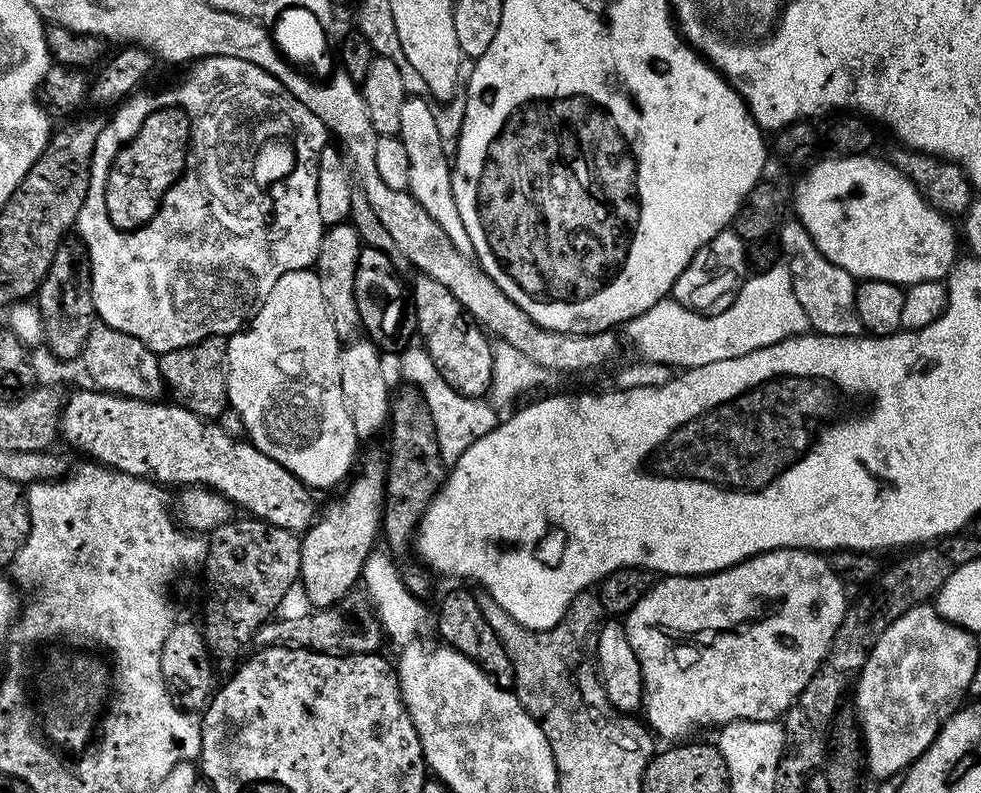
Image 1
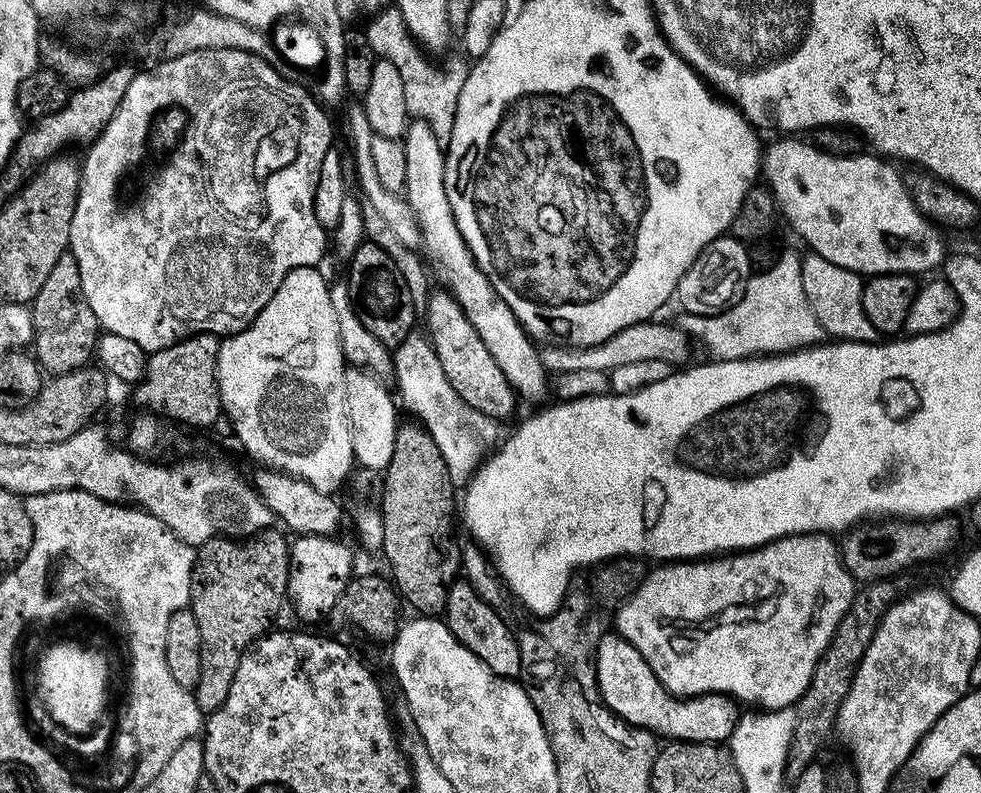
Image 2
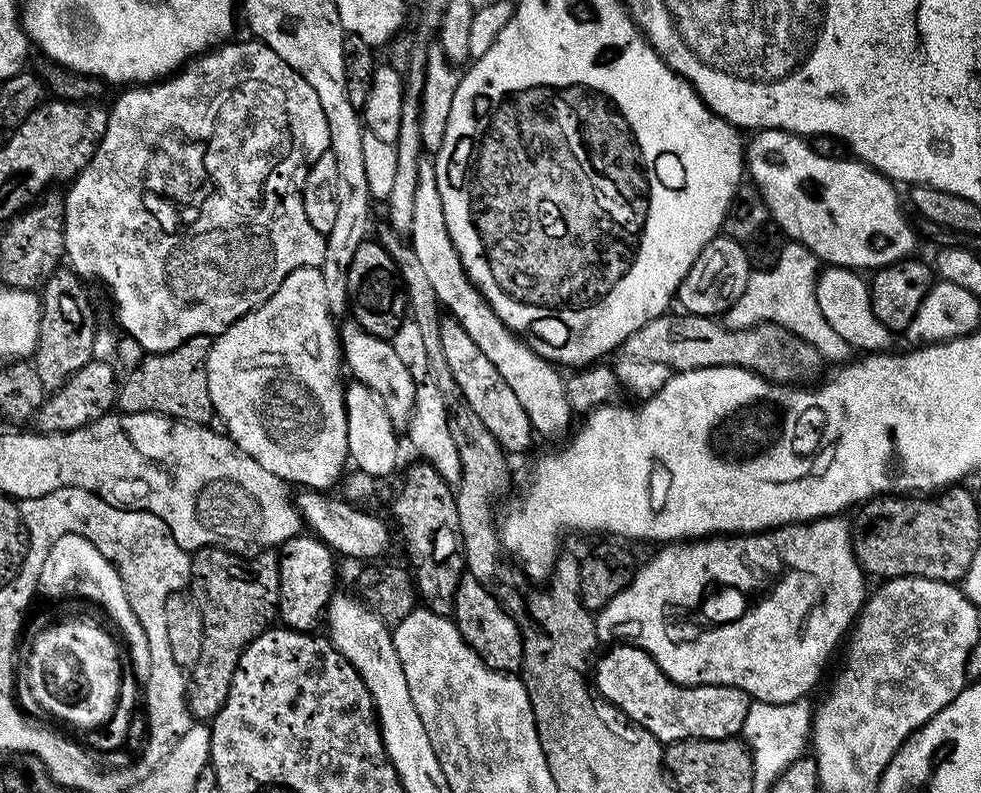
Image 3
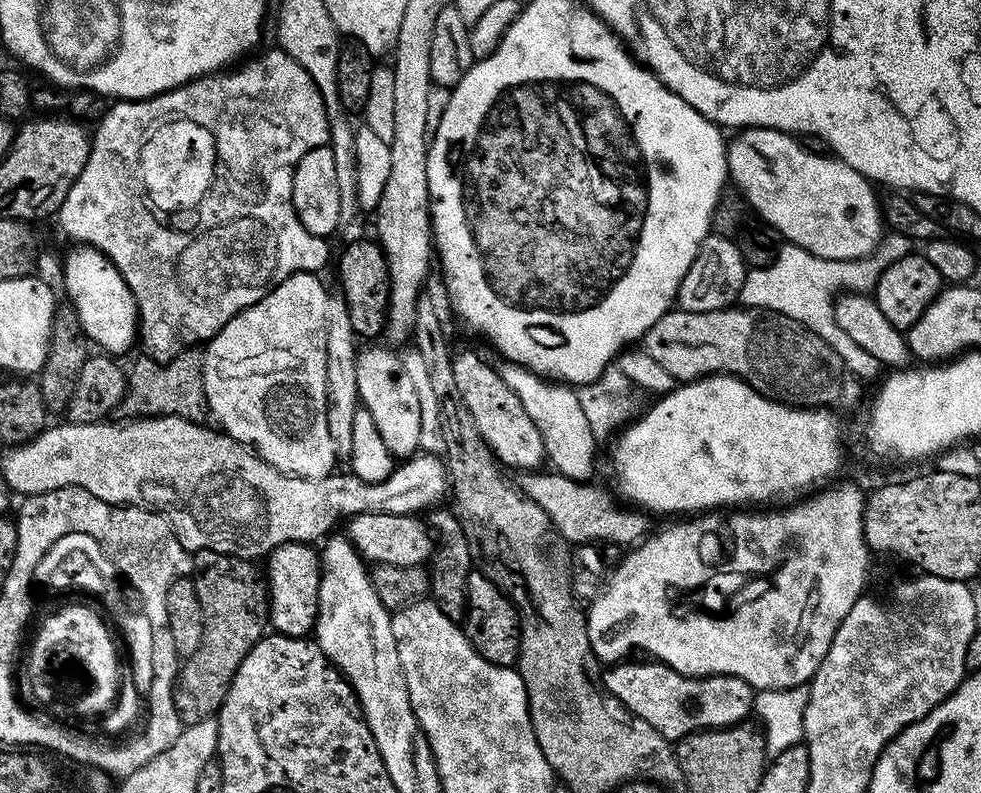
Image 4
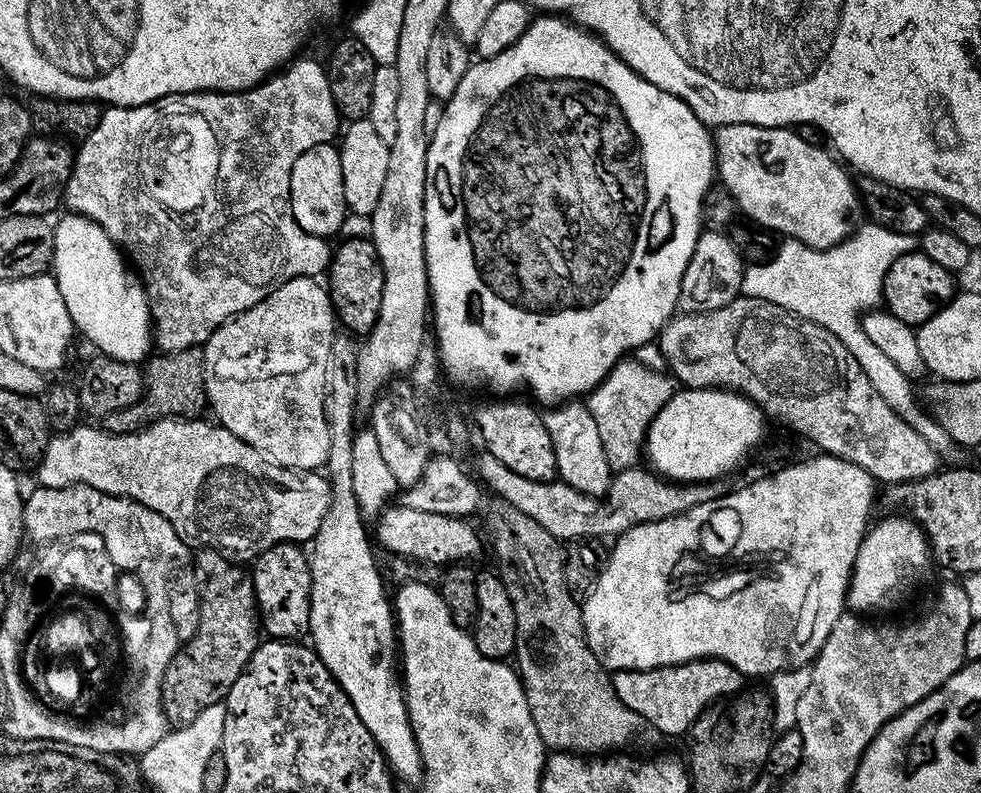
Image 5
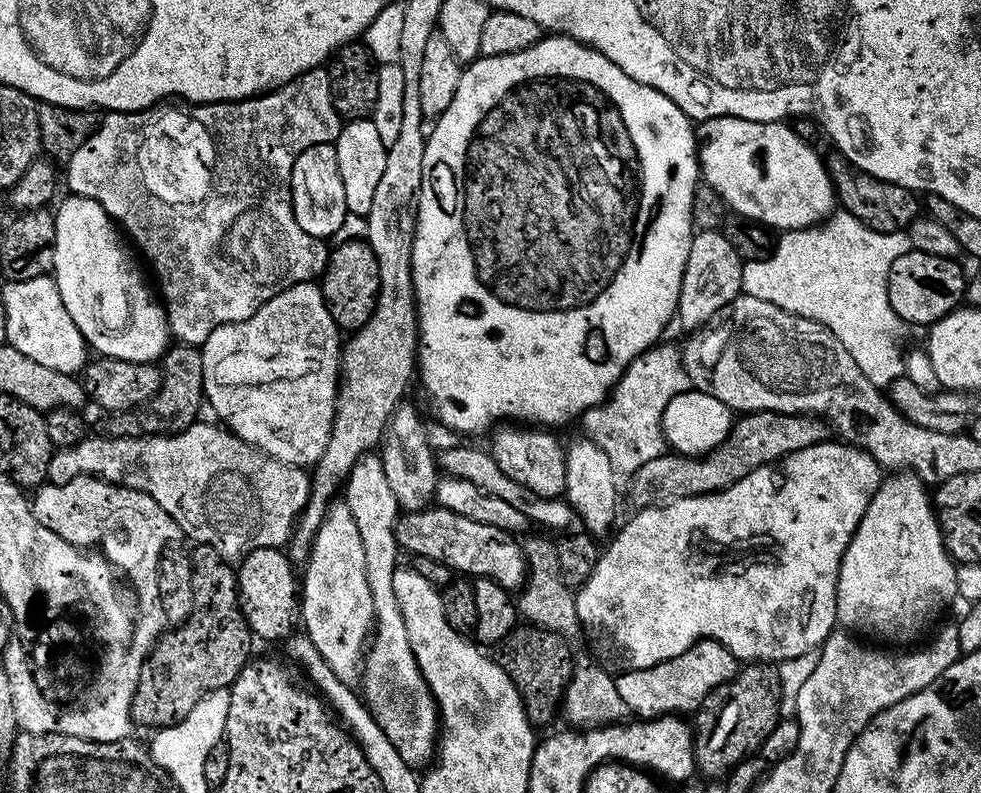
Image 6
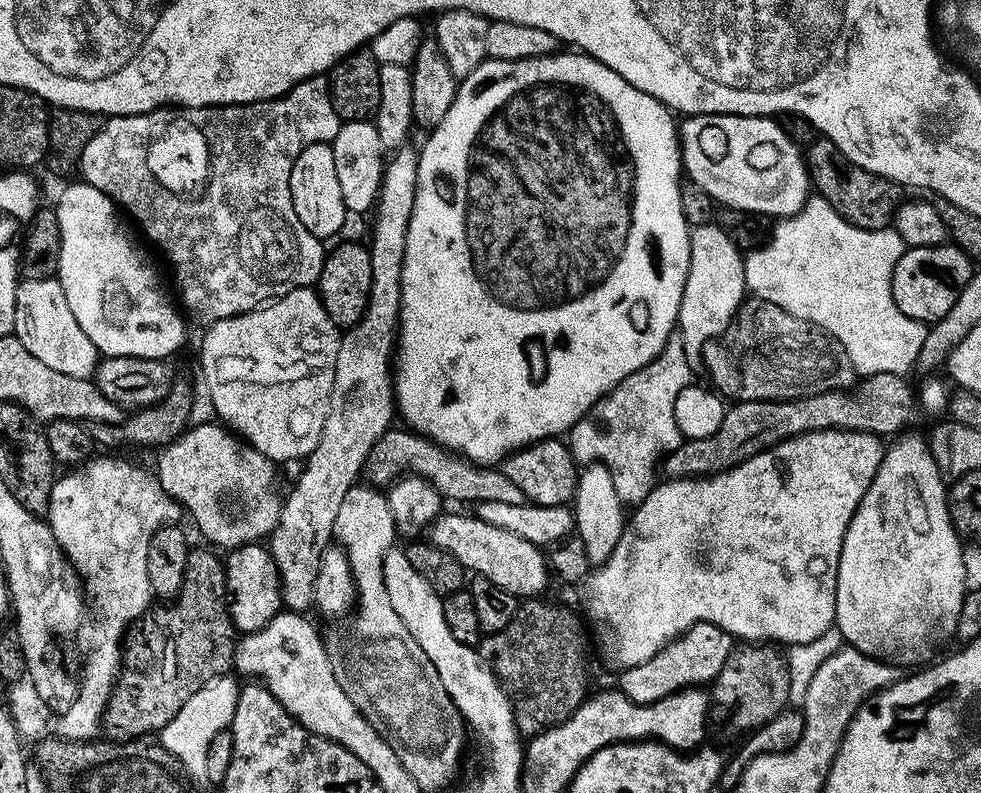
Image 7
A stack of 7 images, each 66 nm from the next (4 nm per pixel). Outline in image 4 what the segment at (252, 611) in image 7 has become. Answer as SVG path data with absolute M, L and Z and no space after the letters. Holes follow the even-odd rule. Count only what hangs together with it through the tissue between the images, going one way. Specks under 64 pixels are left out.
M311 543L283 544L273 548L266 557L268 615L273 629L281 636L307 637L315 629L320 597L322 556Z

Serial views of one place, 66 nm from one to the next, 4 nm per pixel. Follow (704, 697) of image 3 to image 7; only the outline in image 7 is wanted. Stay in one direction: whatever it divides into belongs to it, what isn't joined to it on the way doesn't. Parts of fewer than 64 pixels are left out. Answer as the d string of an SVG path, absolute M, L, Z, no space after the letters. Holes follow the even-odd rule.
M698 622L671 640L654 658L633 668L625 668L619 673L619 691L626 694L636 704L653 704L683 688L700 688L711 685L722 666L734 651L734 638L726 630L713 624Z

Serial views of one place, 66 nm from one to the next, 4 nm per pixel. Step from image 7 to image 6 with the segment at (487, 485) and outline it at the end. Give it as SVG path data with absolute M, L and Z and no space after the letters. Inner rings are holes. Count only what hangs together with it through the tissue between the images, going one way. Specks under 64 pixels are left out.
M448 448L444 453L439 453L438 464L447 475L471 482L473 486L478 486L478 490L486 490L486 494L502 498L502 502L510 502L514 510L522 510L522 514L526 514L528 520L534 524L542 524L546 528L560 528L556 530L568 530L573 527L574 511L567 499L542 498L526 490L526 486L518 486L518 482L514 482L514 478L506 475L498 467L498 462L494 462L491 451L484 449L483 452L480 448Z

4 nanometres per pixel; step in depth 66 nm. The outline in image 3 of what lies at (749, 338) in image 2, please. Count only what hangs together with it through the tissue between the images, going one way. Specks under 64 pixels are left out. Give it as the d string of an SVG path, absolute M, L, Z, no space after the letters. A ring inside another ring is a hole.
M795 242L785 245L773 268L768 268L765 272L753 271L749 275L746 290L742 290L742 298L738 298L738 302L734 302L734 306L726 313L728 327L752 328L755 324L777 324L798 338L810 342L810 346L820 351L821 357L828 359L829 356L832 360L840 360L836 362L847 361L850 356L848 343L834 334L834 330L830 330L826 318L822 318L822 310L818 308L816 255Z

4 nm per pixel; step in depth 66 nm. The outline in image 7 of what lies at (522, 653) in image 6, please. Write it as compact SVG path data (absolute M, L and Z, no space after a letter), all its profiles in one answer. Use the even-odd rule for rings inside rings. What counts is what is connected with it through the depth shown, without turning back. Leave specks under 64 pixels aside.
M540 602L521 603L503 630L487 633L478 645L484 663L508 695L516 728L524 738L547 732L573 716L589 691L590 640L581 617L568 608L536 603Z

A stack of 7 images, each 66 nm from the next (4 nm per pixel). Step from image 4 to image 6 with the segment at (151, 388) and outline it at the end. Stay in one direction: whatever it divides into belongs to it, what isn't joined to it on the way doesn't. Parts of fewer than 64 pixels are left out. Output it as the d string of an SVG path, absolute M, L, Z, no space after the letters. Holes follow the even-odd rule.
M173 343L162 357L162 383L159 390L145 404L139 404L129 412L118 412L107 417L102 428L103 435L117 436L158 436L180 432L183 428L197 423L200 404L205 403L204 375L202 374L202 354L200 348Z

